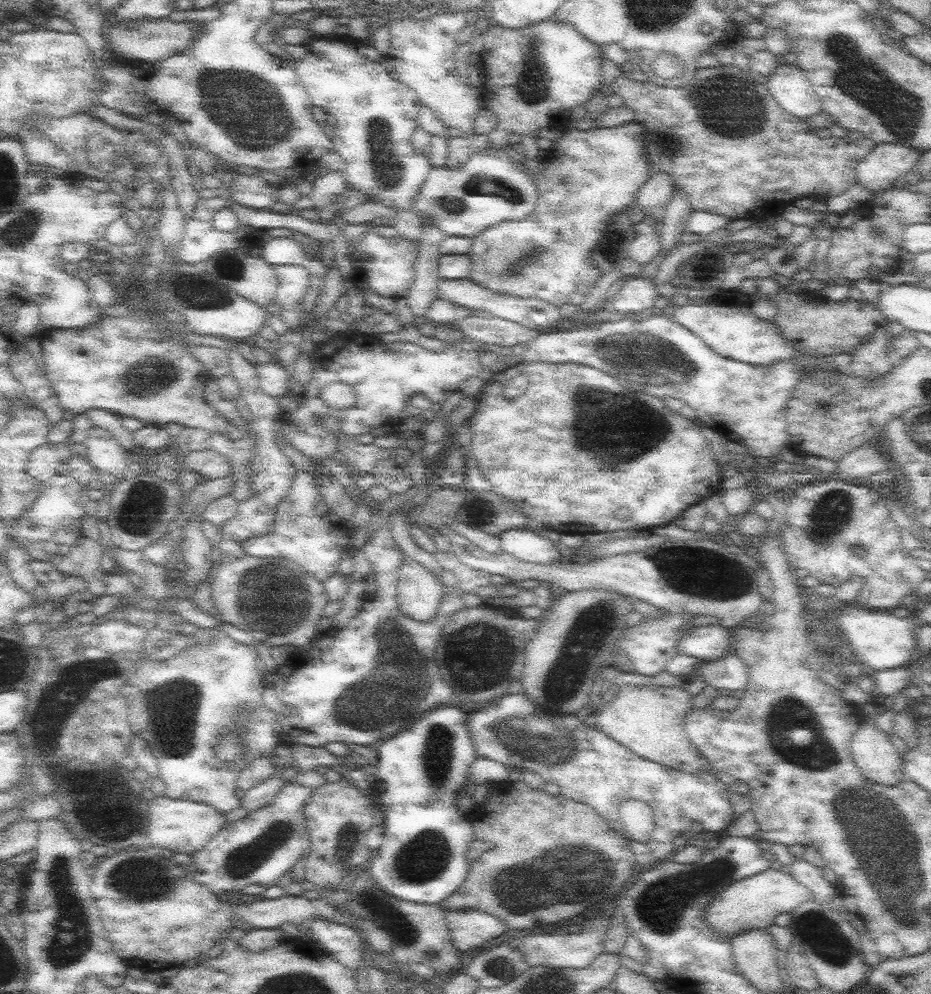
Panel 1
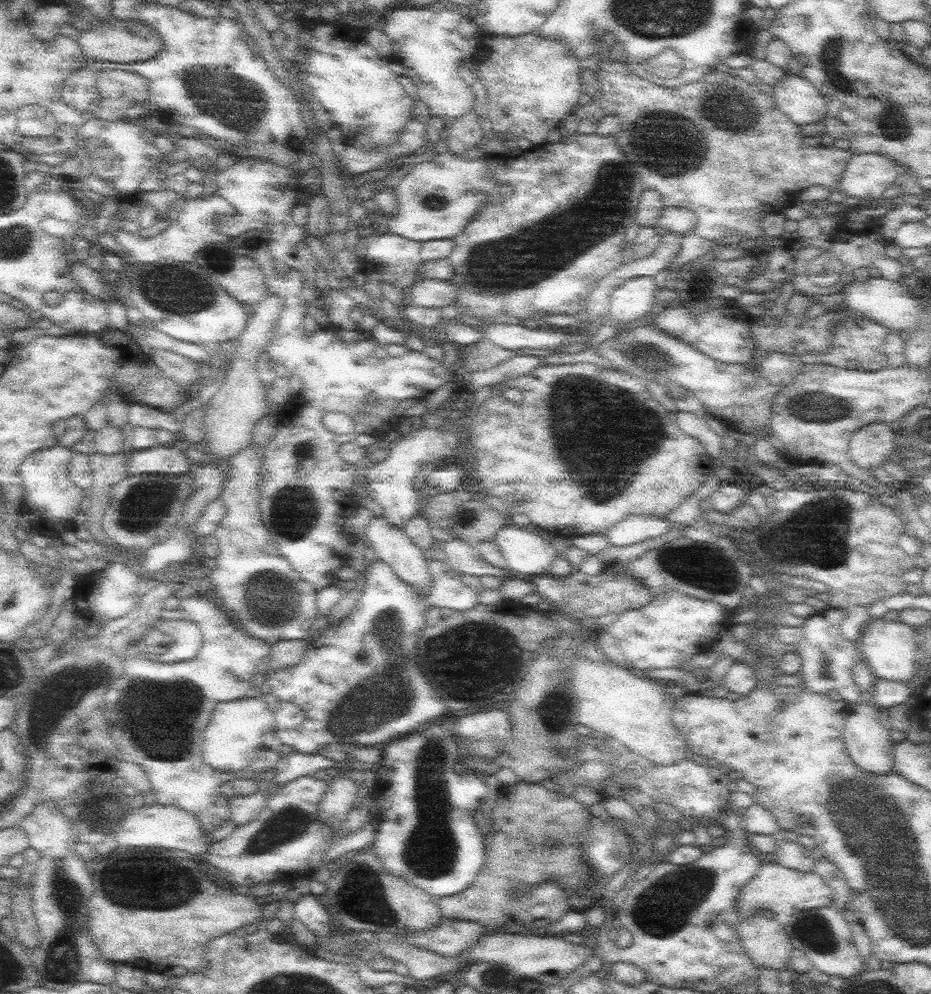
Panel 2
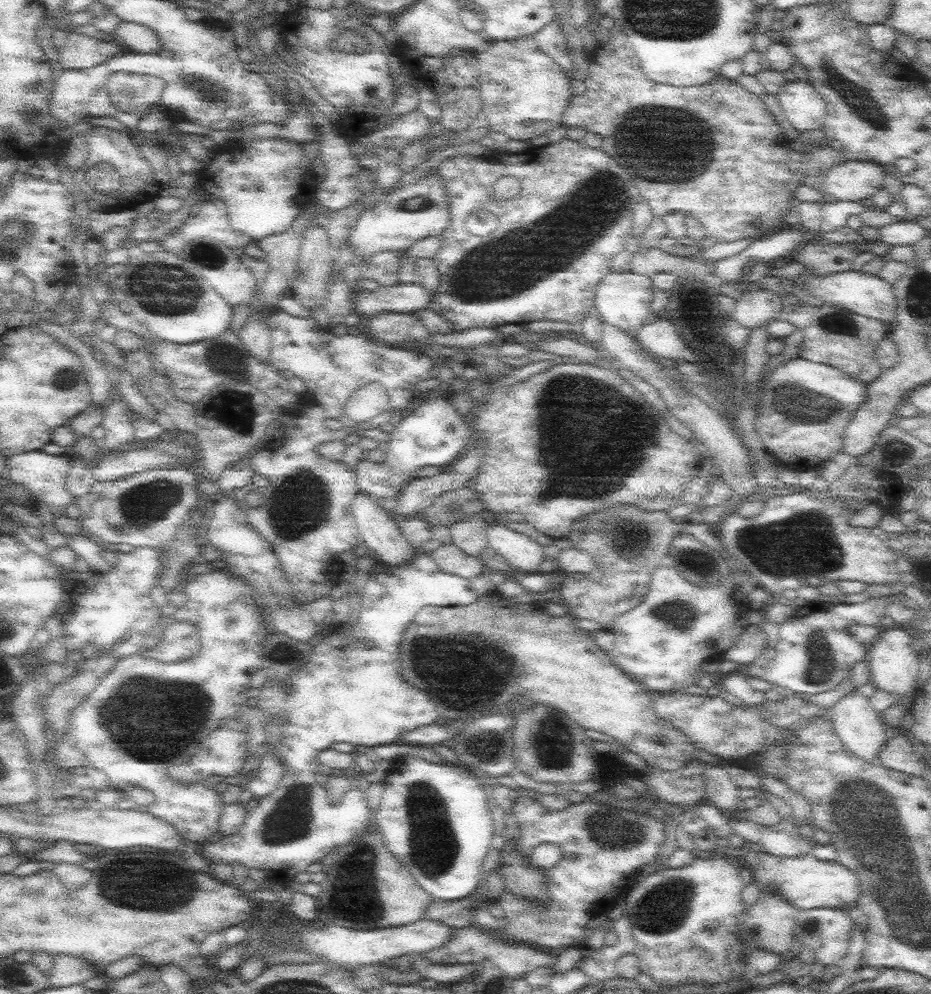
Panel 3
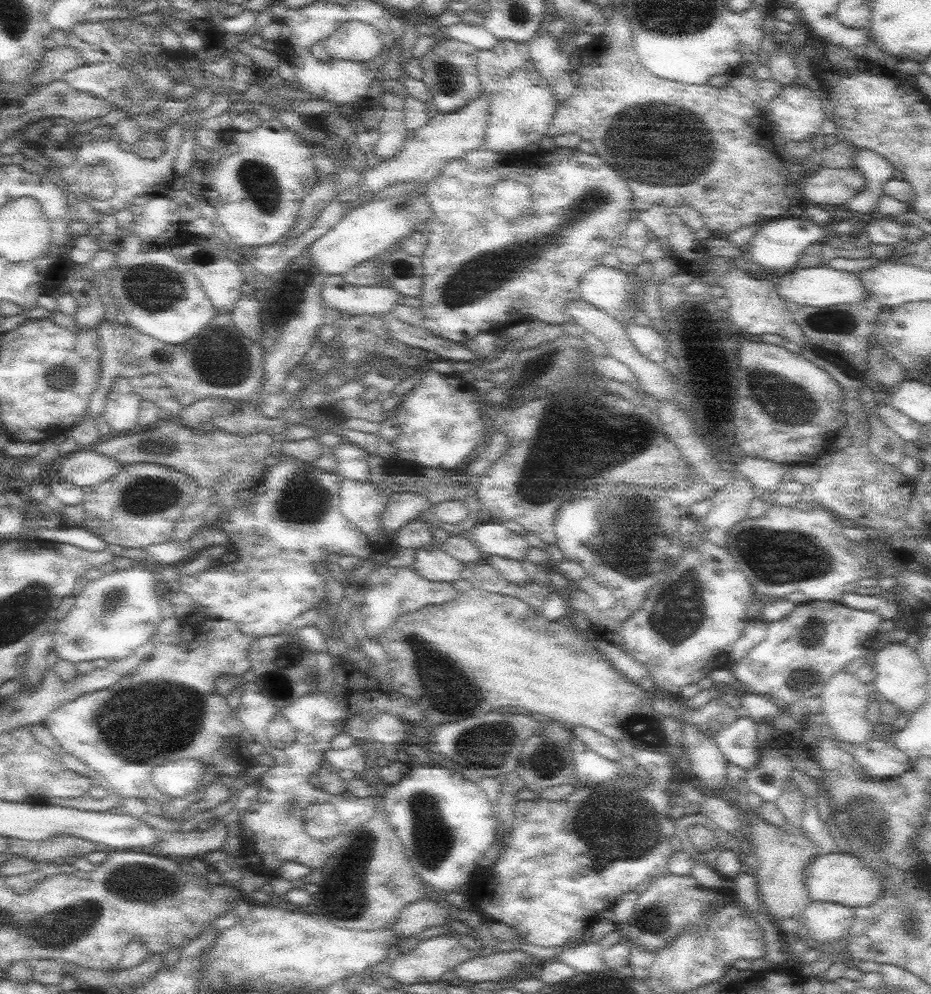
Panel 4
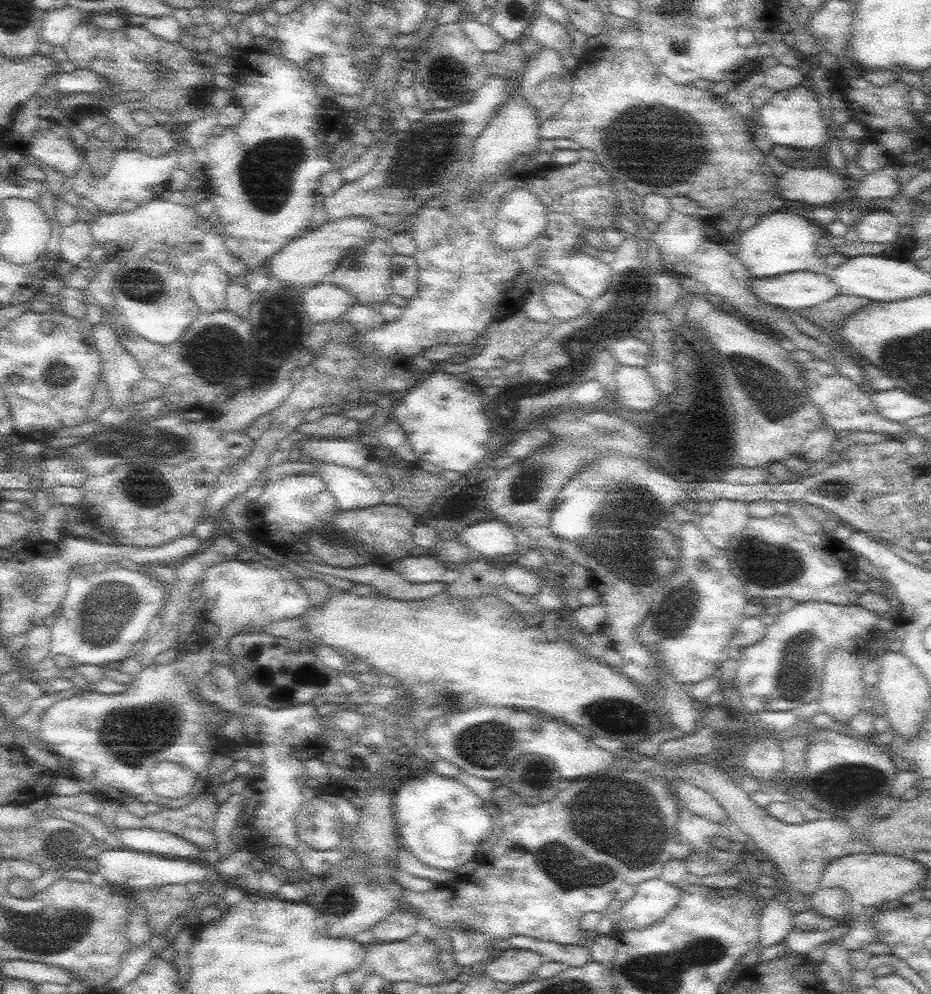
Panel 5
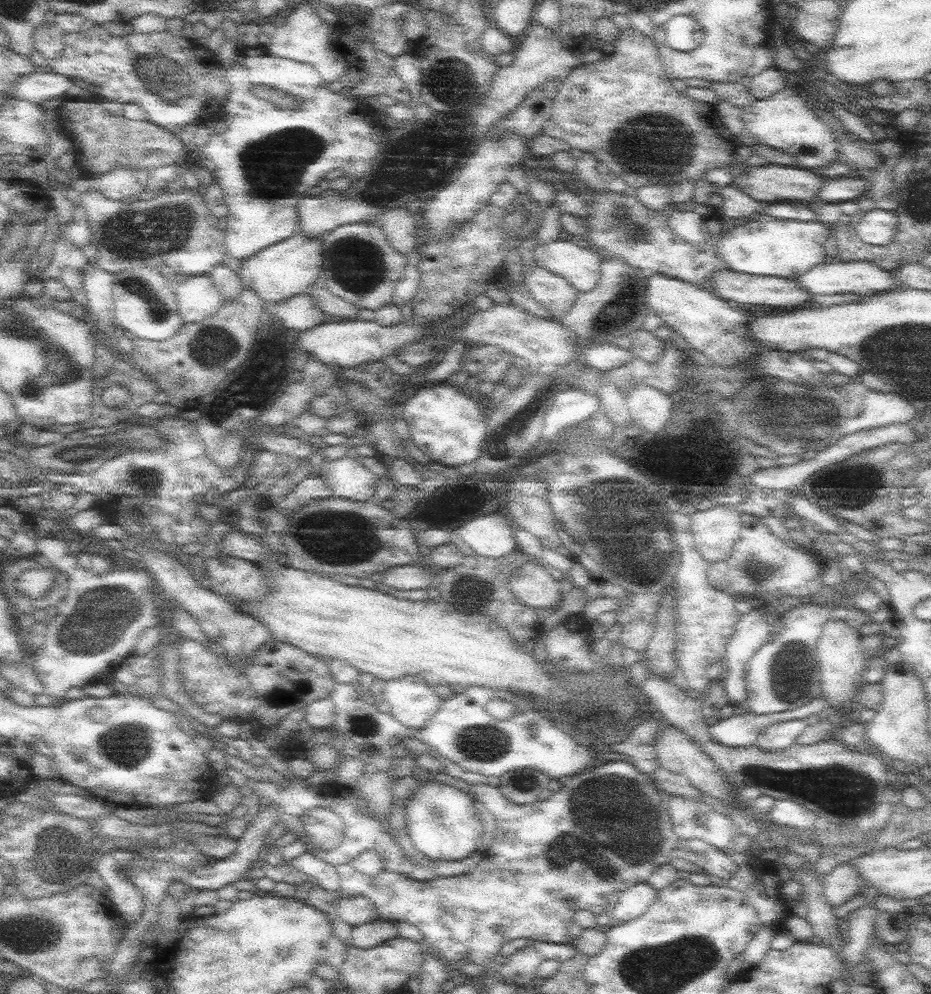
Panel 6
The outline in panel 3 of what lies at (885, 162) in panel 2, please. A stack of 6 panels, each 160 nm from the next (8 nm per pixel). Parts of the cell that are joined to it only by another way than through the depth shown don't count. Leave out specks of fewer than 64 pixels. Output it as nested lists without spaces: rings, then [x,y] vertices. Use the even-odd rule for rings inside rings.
[[[847,160],[830,169],[822,192],[826,198],[857,204],[883,188],[885,168],[871,160]]]

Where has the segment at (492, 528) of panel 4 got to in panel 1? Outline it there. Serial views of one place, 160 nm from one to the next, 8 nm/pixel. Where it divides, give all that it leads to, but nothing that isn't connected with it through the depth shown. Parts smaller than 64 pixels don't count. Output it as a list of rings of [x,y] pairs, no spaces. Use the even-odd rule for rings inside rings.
[[[506,530],[499,538],[503,551],[518,560],[544,566],[563,560],[558,543],[532,530]]]

